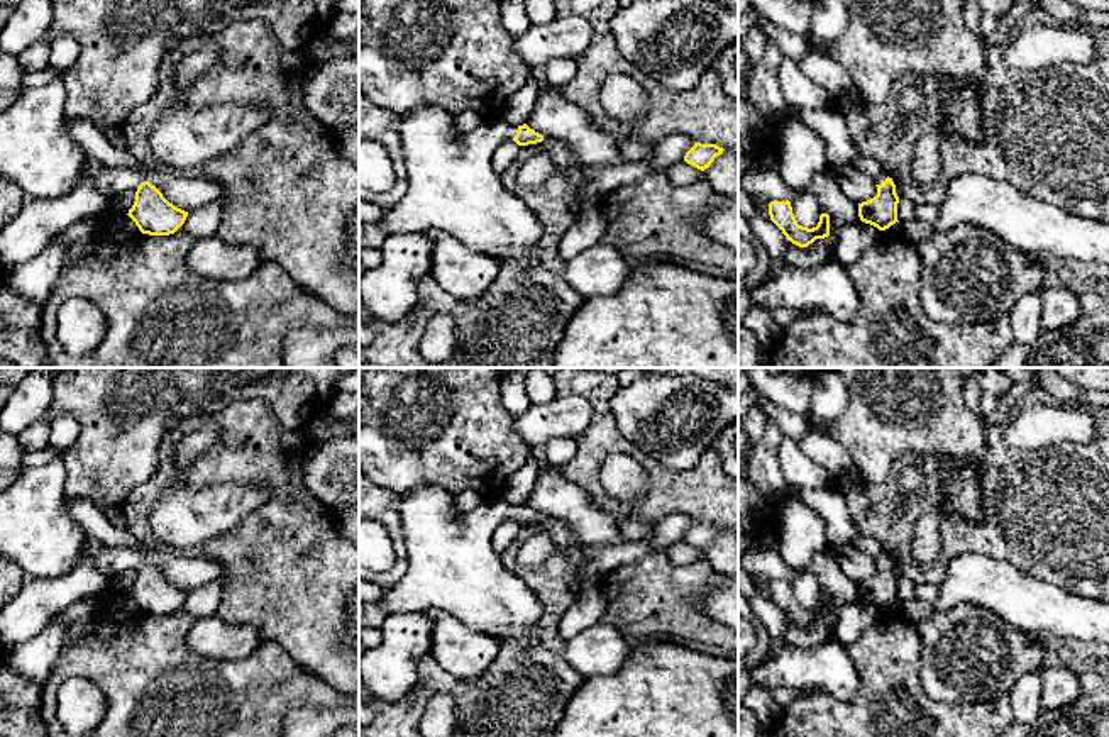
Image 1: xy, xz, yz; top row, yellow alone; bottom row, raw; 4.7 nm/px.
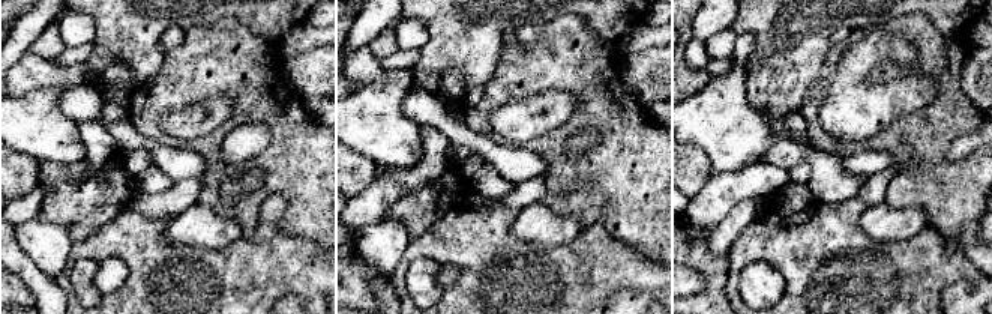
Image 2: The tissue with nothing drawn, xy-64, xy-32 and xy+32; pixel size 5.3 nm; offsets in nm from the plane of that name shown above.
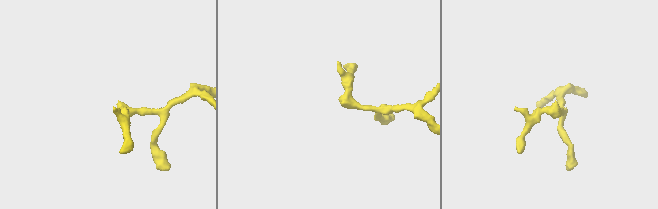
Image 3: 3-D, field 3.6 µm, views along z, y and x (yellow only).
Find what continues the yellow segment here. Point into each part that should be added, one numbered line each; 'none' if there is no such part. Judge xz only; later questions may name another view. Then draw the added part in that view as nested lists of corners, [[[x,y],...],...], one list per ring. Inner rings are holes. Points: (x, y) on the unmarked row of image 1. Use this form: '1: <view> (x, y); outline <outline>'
1: xz (452, 566); outline [[[425,485],[398,493],[396,507],[401,520],[401,539],[408,552],[408,569],[376,605],[386,615],[442,610],[501,644],[527,642],[530,629],[540,618],[542,605],[527,583],[505,568],[491,546],[494,529],[505,518],[513,518],[518,505],[510,505],[499,496],[484,500],[469,513],[459,513],[450,493]]]

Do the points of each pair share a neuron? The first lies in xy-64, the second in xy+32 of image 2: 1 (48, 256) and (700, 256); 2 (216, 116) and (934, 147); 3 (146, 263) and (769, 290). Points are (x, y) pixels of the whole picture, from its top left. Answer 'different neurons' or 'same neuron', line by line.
1: different neurons
2: different neurons
3: different neurons

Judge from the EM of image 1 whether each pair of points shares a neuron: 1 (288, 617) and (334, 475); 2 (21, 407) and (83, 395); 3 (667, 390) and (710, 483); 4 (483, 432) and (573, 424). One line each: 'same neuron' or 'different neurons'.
1: different neurons
2: different neurons
3: different neurons
4: different neurons

